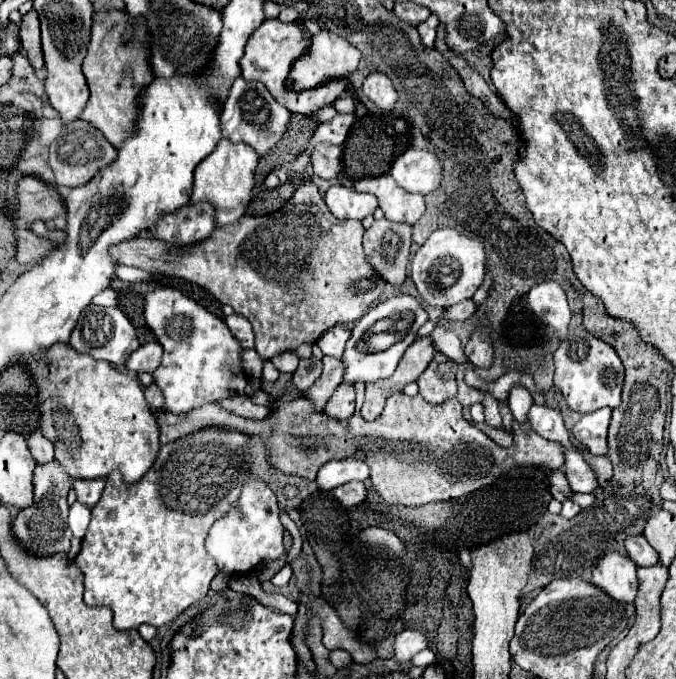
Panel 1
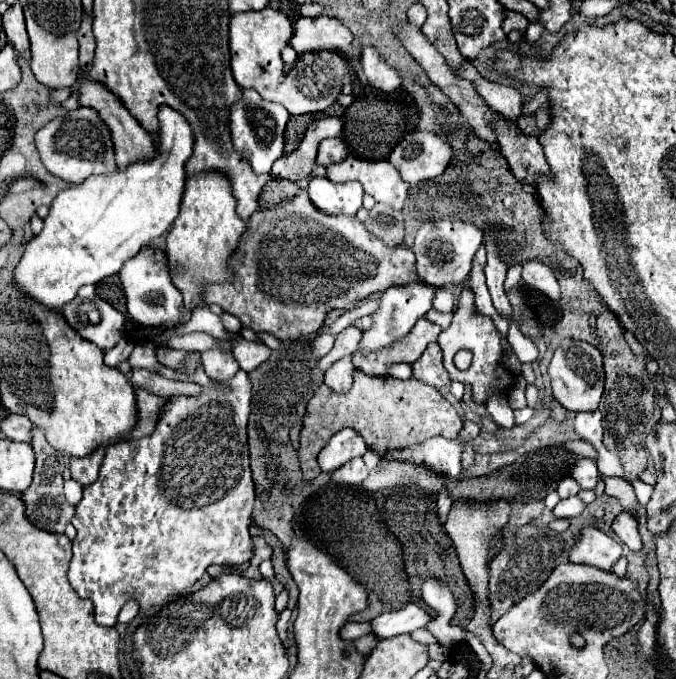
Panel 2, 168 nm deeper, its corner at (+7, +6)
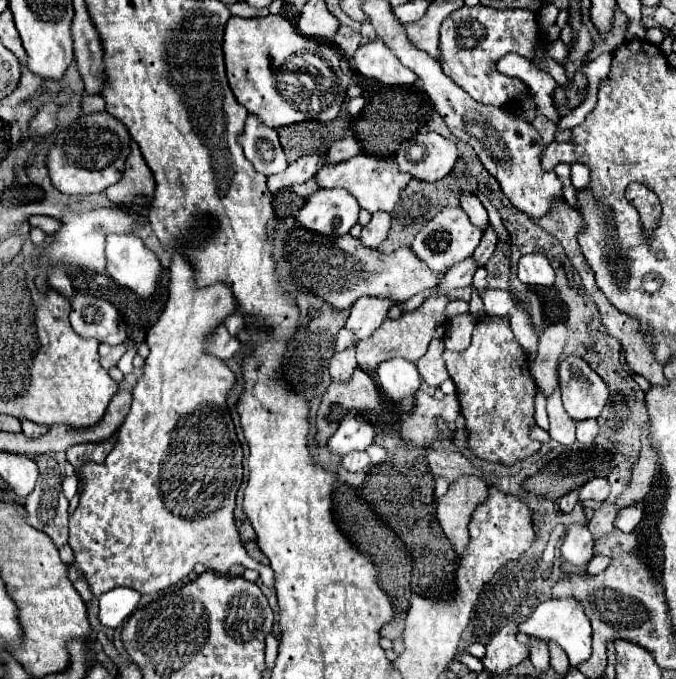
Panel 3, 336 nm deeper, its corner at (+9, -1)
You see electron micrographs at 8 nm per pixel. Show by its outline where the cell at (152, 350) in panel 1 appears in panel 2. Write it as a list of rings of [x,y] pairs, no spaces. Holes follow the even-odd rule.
[[[121,340],[115,348],[105,352],[105,364],[107,366],[119,366],[121,362],[129,360],[131,352],[133,352],[133,344],[129,340]]]

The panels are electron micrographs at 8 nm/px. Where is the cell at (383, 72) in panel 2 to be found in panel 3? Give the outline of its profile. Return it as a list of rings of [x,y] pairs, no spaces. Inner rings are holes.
[[[381,39],[361,45],[355,51],[353,59],[361,75],[377,79],[385,85],[413,85],[417,81],[417,75],[411,69],[403,67],[401,61]]]

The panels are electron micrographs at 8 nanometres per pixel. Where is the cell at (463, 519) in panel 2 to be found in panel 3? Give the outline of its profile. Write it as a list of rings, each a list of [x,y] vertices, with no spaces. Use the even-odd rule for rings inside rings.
[[[463,475],[457,477],[455,483],[449,485],[447,493],[443,497],[437,499],[437,521],[443,529],[443,533],[449,537],[449,541],[455,547],[455,553],[461,555],[465,551],[465,545],[469,541],[469,531],[467,531],[467,523],[475,511],[475,507],[487,499],[487,483],[481,477],[475,475]]]

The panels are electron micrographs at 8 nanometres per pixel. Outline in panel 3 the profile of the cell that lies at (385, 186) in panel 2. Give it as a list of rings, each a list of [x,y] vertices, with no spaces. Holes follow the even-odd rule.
[[[357,155],[357,157],[343,161],[343,163],[323,165],[315,175],[315,181],[319,187],[323,187],[323,189],[335,189],[335,187],[347,189],[357,199],[361,209],[365,209],[369,213],[375,213],[375,211],[391,213],[395,203],[399,201],[399,193],[405,189],[409,179],[411,177],[407,173],[399,171],[393,157],[377,159],[373,155]]]

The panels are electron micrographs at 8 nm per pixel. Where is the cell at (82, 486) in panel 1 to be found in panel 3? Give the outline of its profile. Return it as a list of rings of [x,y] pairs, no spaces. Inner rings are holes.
[[[113,435],[113,439],[105,439],[105,443],[81,443],[77,447],[69,447],[67,451],[67,461],[77,469],[87,461],[95,461],[95,463],[103,463],[105,457],[111,453],[113,445],[117,443],[117,435]]]

